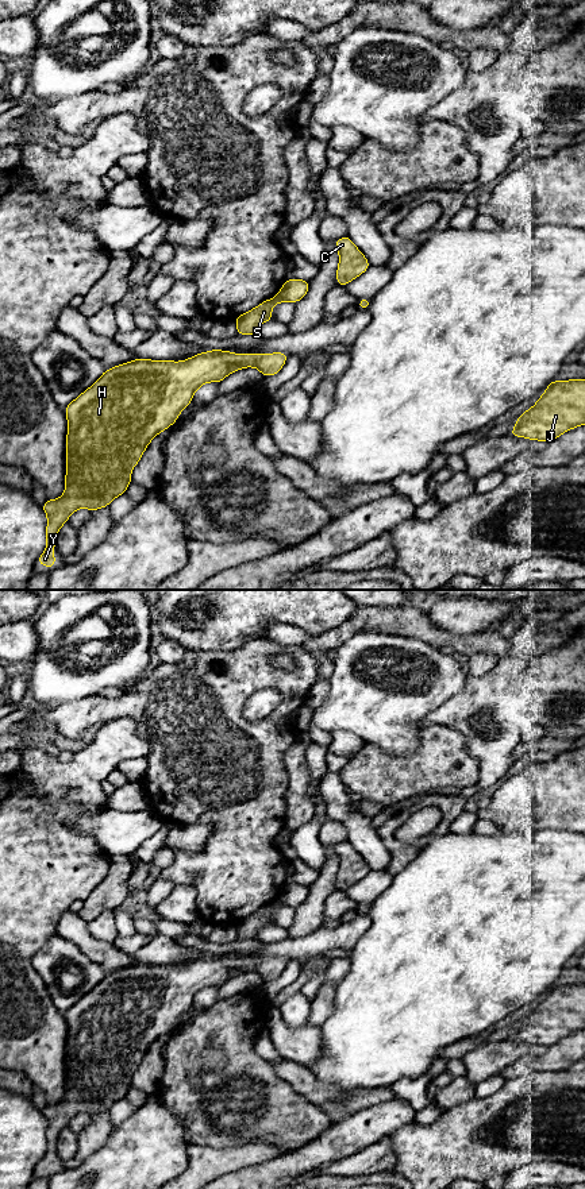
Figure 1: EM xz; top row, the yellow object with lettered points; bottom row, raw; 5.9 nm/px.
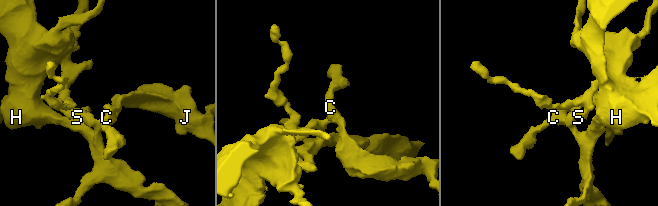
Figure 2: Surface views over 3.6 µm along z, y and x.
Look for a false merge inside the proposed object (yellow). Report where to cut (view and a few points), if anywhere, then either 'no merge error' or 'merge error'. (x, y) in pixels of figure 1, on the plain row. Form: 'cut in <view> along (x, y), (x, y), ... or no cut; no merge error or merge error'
cut in xz along (277, 899), (284, 904); merge error

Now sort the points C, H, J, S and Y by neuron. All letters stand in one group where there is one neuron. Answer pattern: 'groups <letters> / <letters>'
groups C H J Y / S

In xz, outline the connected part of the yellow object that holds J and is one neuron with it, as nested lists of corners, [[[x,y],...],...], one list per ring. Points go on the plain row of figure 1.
[[[585,984],[553,985],[508,1039],[549,1047],[581,1030],[585,1030]]]

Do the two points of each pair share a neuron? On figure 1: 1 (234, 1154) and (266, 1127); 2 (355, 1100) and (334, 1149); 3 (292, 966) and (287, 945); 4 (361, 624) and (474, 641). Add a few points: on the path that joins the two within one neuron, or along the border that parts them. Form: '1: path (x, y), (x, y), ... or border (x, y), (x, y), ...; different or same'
1: border (278, 1147), (242, 1143), (216, 1149); different
2: border (378, 1104), (369, 1105), (331, 1123); different
3: border (289, 958), (301, 961); different
4: path (389, 621), (410, 621), (438, 639), (446, 639); same

